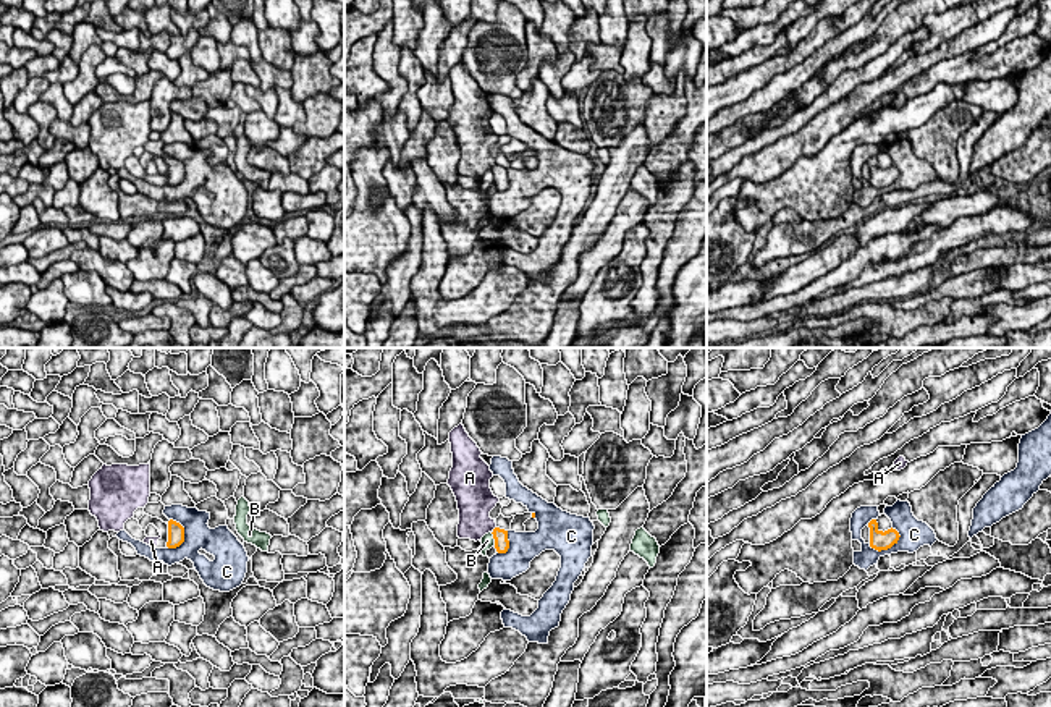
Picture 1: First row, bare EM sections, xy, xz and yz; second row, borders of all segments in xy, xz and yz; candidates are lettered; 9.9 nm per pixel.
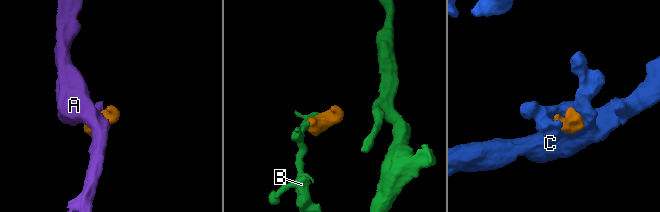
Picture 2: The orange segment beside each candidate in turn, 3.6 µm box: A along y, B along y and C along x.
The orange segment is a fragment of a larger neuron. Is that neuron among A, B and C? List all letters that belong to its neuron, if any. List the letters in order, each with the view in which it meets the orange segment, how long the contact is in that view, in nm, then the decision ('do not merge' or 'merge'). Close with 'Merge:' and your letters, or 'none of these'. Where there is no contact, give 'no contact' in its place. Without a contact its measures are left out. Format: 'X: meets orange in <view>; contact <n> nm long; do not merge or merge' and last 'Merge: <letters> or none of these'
A: meets orange in xz; contact 90 nm long; do not merge
B: meets orange in xz; contact 140 nm long; do not merge
C: meets orange in yz; contact 360 nm long; do not merge
Merge: none of these

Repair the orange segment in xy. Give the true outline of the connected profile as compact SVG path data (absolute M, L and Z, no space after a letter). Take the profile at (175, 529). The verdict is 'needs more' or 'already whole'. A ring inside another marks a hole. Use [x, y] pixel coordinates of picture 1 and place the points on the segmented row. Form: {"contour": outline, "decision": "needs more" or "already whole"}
{"contour": "M162 502L147 503L146 508L144 508L144 513L152 516L152 518L158 518L163 523L168 524L168 542L167 542L167 547L168 548L176 548L176 547L179 547L184 542L184 527L179 523L176 523L173 519L168 519L163 514L163 510L165 510L165 505Z", "decision": "needs more"}

